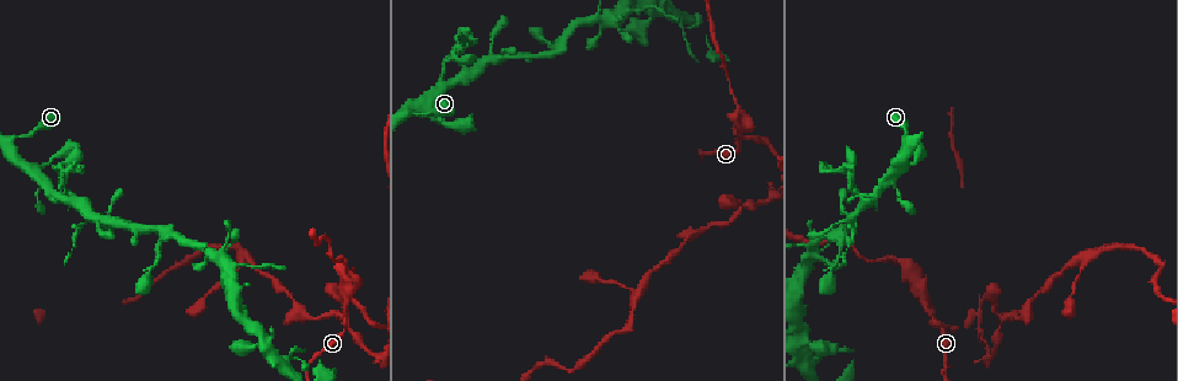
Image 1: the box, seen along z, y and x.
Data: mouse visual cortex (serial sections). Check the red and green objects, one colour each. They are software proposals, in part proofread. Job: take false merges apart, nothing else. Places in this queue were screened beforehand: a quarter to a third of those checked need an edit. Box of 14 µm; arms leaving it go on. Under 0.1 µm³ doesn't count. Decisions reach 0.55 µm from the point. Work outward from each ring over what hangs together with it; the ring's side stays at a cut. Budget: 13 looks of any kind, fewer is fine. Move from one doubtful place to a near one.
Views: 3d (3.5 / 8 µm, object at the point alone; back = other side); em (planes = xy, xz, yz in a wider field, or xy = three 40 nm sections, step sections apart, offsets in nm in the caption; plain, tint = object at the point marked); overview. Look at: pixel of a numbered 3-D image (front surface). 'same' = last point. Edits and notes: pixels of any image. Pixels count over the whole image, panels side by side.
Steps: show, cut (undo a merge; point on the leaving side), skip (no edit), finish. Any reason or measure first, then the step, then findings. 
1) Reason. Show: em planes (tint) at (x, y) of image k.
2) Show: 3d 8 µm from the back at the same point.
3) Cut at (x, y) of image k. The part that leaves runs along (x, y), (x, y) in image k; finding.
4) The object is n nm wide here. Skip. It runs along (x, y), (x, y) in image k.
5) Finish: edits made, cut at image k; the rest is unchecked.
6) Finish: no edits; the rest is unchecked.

Branch point. Show: 3d 8 µm at (923, 309) of image 1.

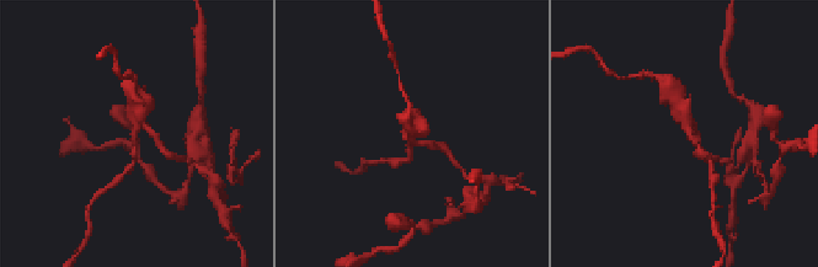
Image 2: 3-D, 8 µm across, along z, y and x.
Now the EM. Show: em planes (tint) at (135, 133) of image 2.

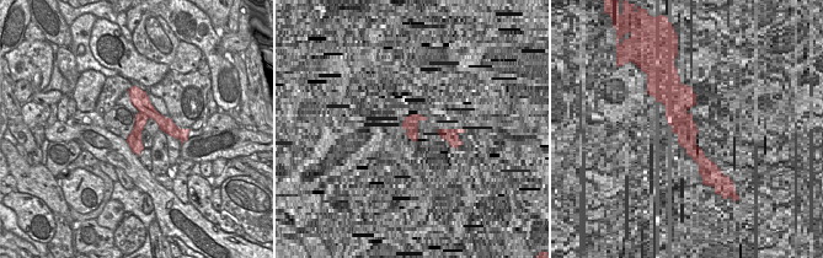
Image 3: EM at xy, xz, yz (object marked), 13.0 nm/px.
The object is 190 nm wide here. Cut at (437, 145) of image 2. The part that leaves runs along (416, 142), (444, 149), (450, 158) in image 2; a second cell is stuck on.

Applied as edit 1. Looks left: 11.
Branch point. Show: 3d 3.5 µm at (867, 202) of image 1.

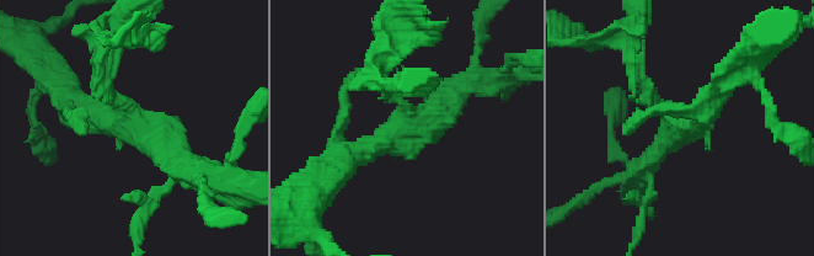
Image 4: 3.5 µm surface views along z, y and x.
3 arms meet here; the arms are 100, 250, 350 nm wide; need the tissue. Show: em xy step 1 (tint) at (136, 125) of image 4.

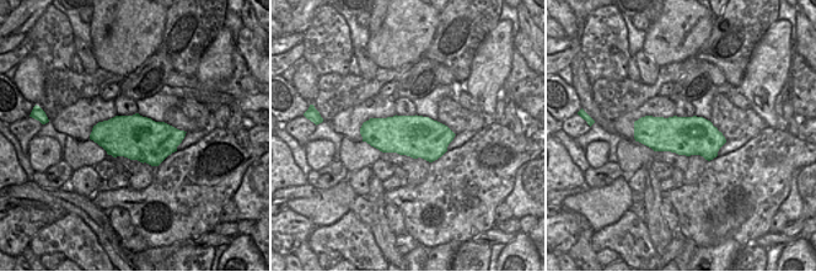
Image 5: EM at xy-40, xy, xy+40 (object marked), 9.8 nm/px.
The object is 400 nm wide here. Cut at (106, 68) of image 4. The part that leaves runs along (123, 101), (100, 75), (108, 41) in image 4; a second cell is stuck on.

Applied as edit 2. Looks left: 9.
Show: overview.

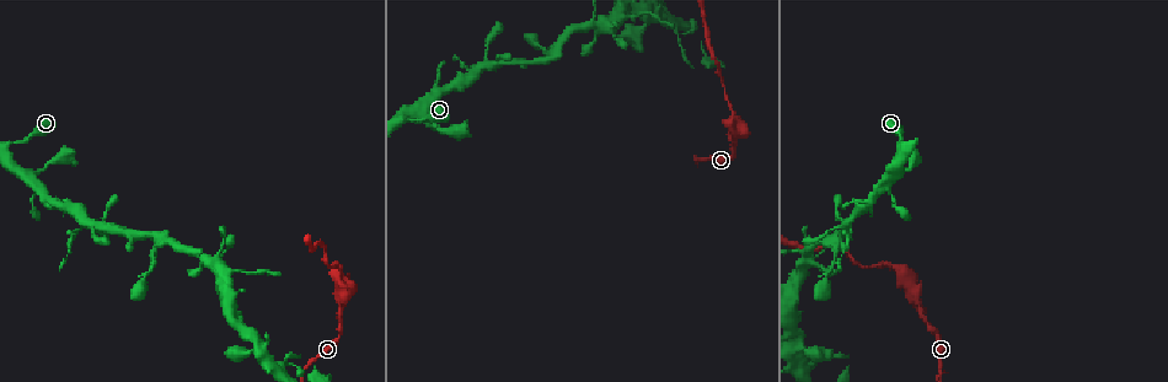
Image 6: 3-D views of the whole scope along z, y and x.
Abrupt turn. Show: 3d 3.5 µm at (155, 235) of image 6.

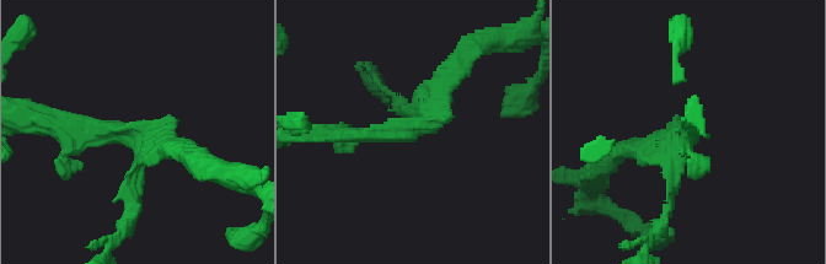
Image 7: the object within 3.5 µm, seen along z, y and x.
Need the tissue. Show: em xy step 3 (tint) at (418, 129) of image 7.

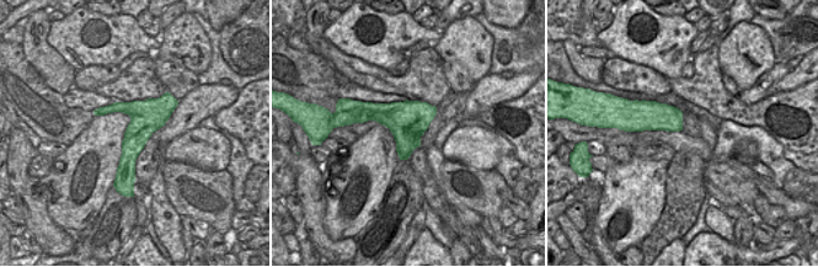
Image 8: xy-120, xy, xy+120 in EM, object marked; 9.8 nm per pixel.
Skip. One cell here.

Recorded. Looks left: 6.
Small branch off a trunk. Show: 3d 3.5 µm at (806, 255) of image 6.

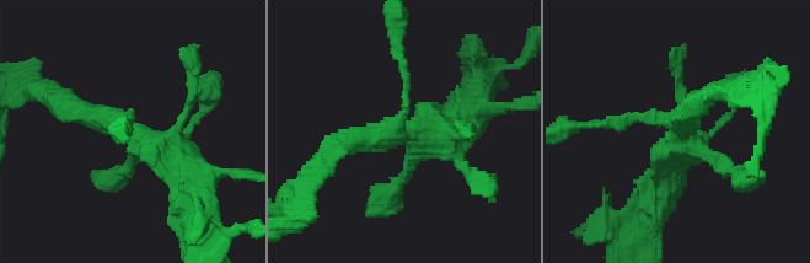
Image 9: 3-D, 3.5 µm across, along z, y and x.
Skip. It runs along (49, 95), (186, 167) in image 9; one cell here.

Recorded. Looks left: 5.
Sharp bend. Show: 3d 8 µm at (804, 348) of image 6.

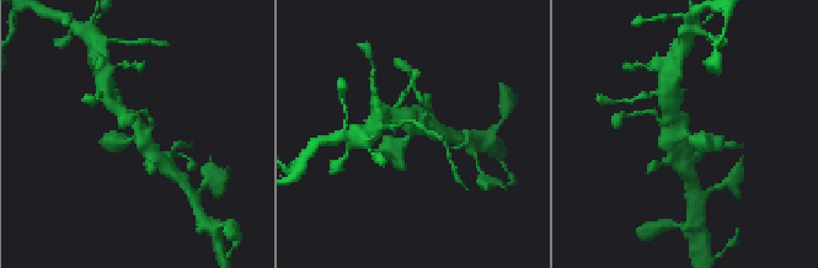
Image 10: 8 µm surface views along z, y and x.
Show: 3d 3.5 µm from the back at (687, 137) of image 10.

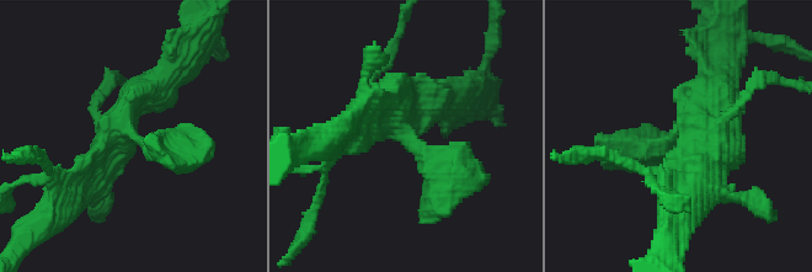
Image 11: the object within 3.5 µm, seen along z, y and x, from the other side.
Need the tissue. Show: em xy step 2 (tint) at (412, 146) of image 11.

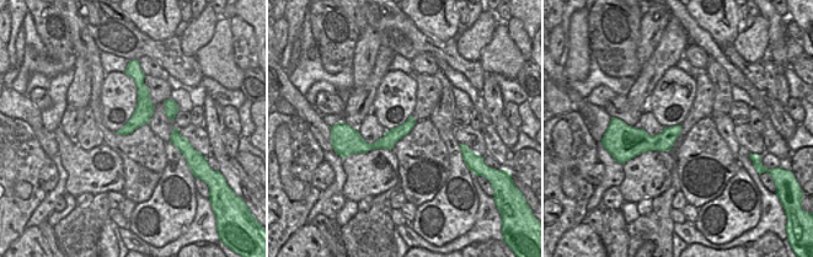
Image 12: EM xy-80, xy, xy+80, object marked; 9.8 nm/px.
Skip. It runs along (422, 100), (395, 128), (437, 169), (486, 179) in image 11; continuous, no second cell.

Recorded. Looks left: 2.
Finish: edits made, cut at image 2, cut at image 4; the rest is unchecked.

